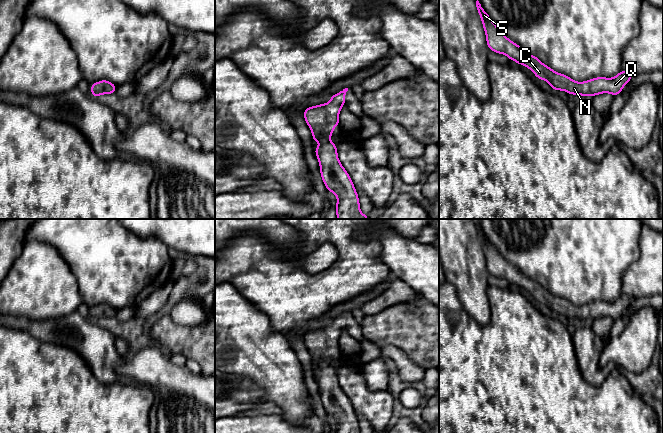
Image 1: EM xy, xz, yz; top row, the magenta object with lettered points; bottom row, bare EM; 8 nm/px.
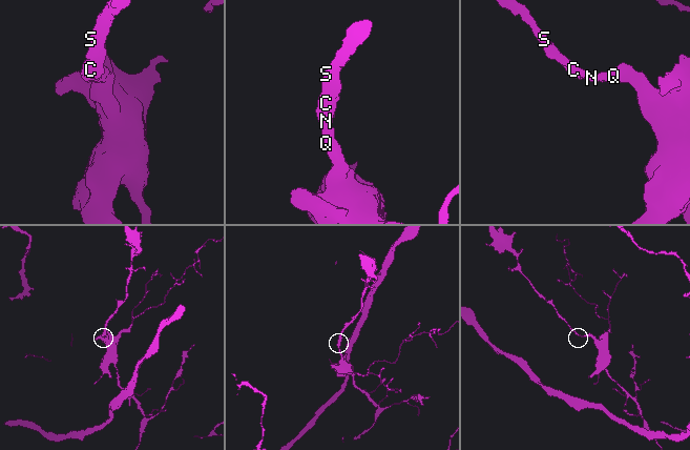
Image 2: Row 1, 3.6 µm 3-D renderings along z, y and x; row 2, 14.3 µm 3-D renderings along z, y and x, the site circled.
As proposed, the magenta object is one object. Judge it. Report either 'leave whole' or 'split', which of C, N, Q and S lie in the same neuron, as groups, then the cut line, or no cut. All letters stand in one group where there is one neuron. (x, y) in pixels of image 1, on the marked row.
leave whole; C N Q S; no cut

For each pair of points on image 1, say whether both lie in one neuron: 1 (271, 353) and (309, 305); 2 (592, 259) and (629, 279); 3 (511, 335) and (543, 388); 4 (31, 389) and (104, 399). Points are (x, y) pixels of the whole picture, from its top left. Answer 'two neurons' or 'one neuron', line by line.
1: two neurons
2: two neurons
3: one neuron
4: one neuron

